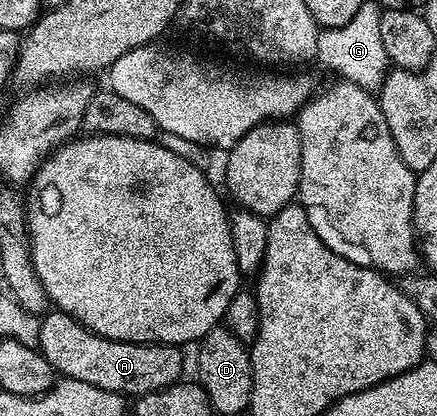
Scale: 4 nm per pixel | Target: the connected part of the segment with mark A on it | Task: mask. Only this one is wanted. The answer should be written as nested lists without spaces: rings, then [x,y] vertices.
[[[47,311],[39,323],[37,346],[60,378],[72,377],[81,383],[93,383],[105,391],[124,395],[156,393],[184,376],[183,352],[178,345],[161,345],[142,341],[114,341],[87,329],[68,313]]]

